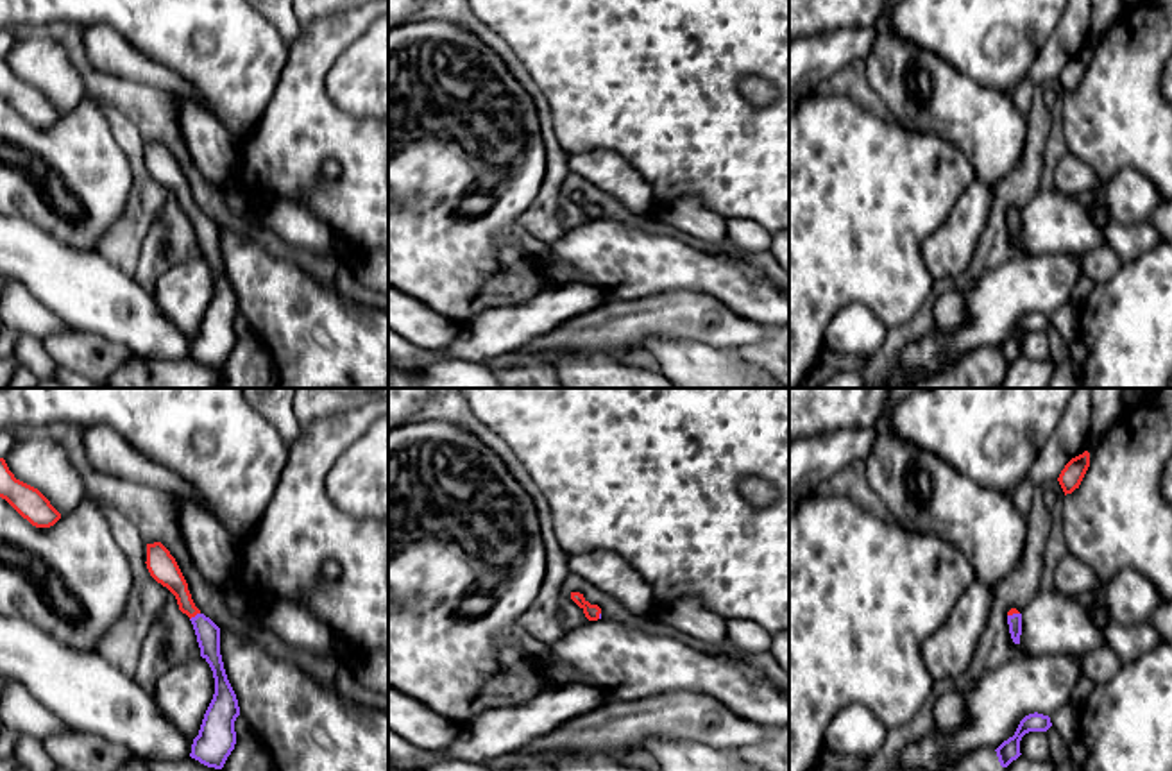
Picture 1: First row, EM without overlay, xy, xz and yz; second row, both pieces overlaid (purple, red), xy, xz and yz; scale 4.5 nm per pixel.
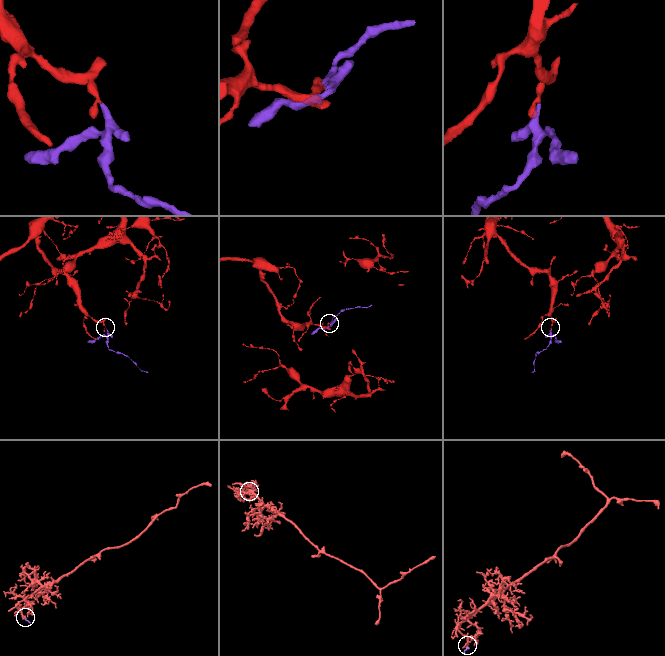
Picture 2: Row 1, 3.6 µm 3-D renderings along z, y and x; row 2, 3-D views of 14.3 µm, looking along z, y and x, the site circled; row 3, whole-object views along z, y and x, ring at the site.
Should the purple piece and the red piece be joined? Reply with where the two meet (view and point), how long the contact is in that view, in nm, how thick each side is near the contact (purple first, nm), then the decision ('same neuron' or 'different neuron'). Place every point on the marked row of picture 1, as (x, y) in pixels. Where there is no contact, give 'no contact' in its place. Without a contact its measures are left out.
contact xy (195, 616); length 60 nm; calibres 110 and 120 nm; same neuron

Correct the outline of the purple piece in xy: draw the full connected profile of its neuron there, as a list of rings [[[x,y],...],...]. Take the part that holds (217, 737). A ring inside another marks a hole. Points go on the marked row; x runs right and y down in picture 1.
[[[161,542],[147,544],[145,563],[150,576],[175,596],[179,610],[190,617],[200,657],[213,671],[215,694],[193,739],[190,757],[208,767],[222,769],[236,744],[234,721],[240,707],[224,669],[220,628],[195,606],[175,558]]]

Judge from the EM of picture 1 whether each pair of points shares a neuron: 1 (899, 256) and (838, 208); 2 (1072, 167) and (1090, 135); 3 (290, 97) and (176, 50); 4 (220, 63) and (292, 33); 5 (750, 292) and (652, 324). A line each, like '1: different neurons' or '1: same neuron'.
1: same neuron
2: different neurons
3: different neurons
4: different neurons
5: different neurons

